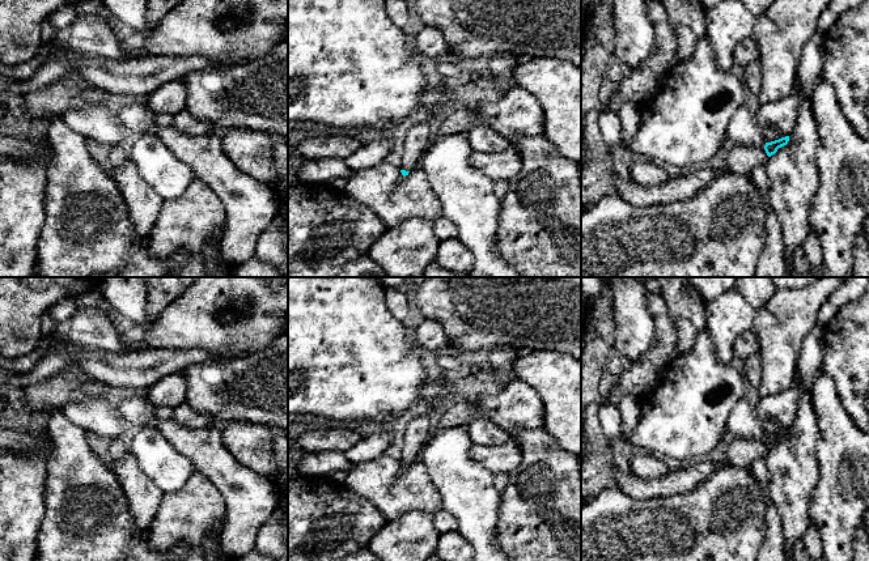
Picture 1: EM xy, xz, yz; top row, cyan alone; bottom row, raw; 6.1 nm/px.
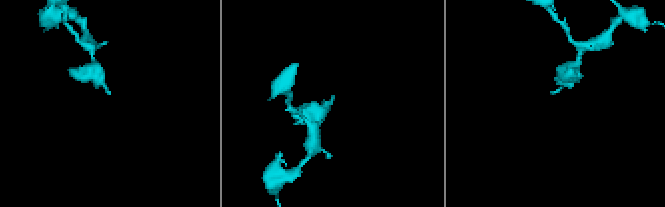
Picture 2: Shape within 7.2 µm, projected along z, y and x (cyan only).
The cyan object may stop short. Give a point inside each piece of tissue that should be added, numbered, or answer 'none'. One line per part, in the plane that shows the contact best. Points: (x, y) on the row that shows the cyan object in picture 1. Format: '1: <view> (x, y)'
1: yz (742, 158)

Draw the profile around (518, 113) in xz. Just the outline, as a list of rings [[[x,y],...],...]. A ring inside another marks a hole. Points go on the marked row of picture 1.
[[[522,88],[495,102],[480,102],[475,112],[476,124],[492,128],[504,139],[538,137],[544,132],[544,112],[539,101]]]

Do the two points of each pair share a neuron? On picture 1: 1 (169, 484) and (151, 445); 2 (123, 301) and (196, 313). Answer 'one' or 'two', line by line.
1: one
2: two

